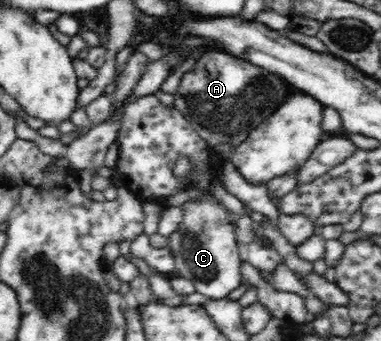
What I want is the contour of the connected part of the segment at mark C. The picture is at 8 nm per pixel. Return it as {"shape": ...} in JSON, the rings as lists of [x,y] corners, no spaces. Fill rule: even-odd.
{"shape":[[[211,195],[208,199],[201,201],[193,201],[192,203],[185,203],[181,205],[183,209],[183,220],[181,226],[167,236],[168,246],[175,257],[175,269],[179,272],[179,276],[190,280],[195,287],[195,290],[209,299],[225,299],[229,296],[229,292],[233,292],[235,288],[242,285],[241,269],[239,269],[242,262],[239,256],[239,247],[237,246],[237,239],[235,236],[236,222],[239,215],[227,211],[217,199]]]}

